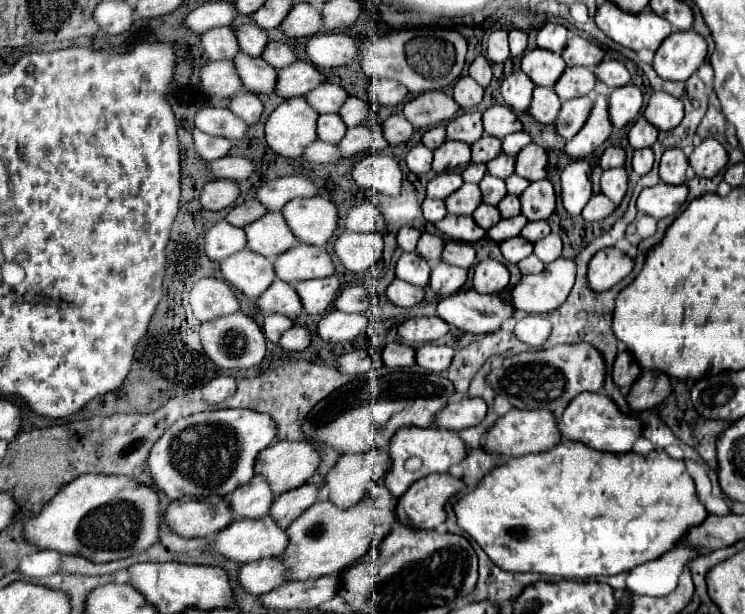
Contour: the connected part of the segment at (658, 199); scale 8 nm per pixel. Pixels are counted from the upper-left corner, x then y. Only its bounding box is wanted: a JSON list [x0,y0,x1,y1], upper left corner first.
[637,183,687,219]

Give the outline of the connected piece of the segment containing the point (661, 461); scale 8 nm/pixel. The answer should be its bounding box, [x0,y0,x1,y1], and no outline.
[453,441,707,579]

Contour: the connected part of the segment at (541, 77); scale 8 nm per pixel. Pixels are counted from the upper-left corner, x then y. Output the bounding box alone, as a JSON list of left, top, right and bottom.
[521,49,565,87]

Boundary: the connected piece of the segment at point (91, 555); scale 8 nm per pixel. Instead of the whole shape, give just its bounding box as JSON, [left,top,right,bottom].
[23,475,159,563]

